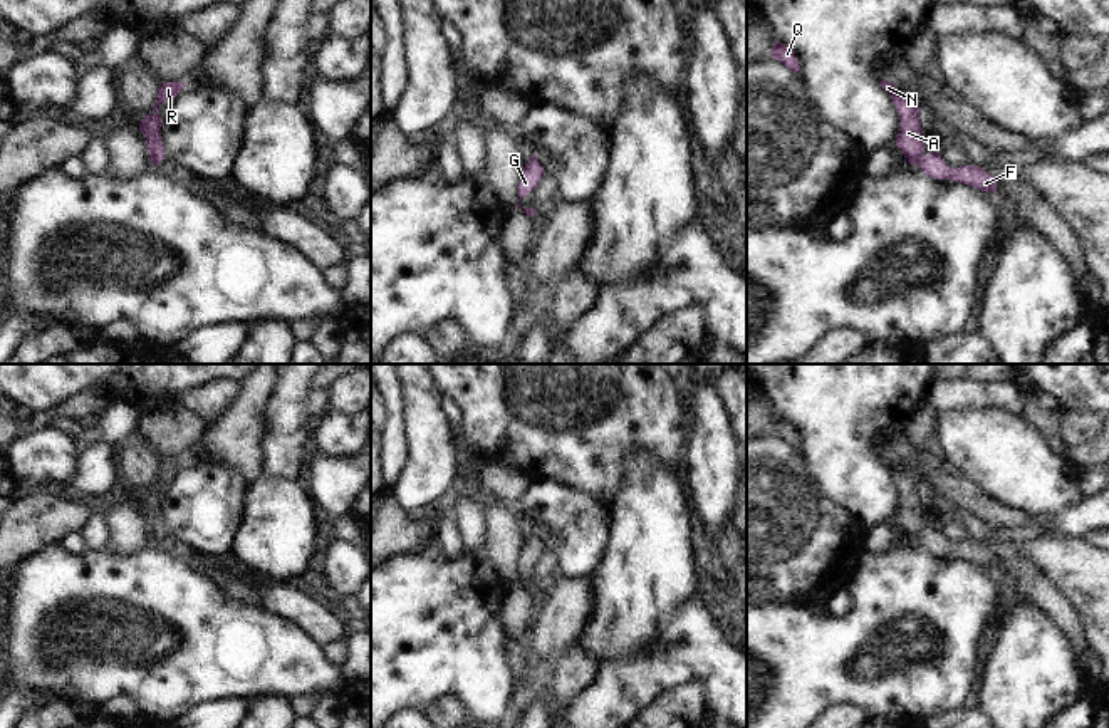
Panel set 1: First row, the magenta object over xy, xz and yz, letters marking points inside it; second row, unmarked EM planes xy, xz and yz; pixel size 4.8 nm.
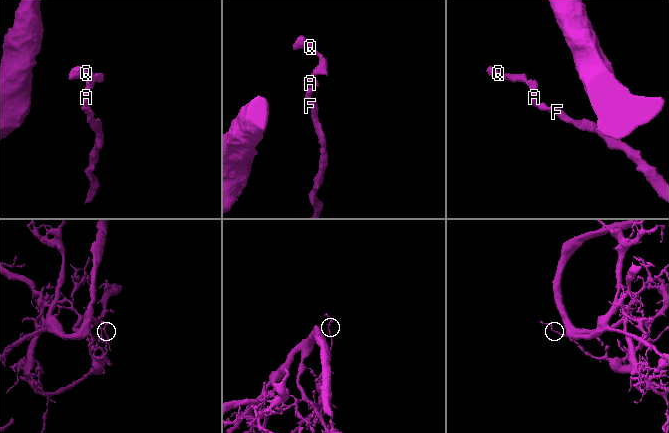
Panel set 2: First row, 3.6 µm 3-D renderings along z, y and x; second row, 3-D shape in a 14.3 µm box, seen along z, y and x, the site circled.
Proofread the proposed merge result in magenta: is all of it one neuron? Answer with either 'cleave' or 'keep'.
keep

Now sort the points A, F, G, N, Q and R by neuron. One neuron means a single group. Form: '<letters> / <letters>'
A F G N Q R

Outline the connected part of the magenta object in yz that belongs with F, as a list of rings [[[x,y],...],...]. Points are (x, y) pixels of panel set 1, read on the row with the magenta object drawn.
[[[884,79],[881,81],[881,87],[891,96],[901,119],[896,146],[901,149],[909,164],[919,166],[921,171],[933,179],[953,179],[956,183],[975,186],[985,193],[997,193],[995,176],[988,174],[980,166],[966,164],[950,168],[938,151],[926,156],[918,96],[899,94],[894,84]]]

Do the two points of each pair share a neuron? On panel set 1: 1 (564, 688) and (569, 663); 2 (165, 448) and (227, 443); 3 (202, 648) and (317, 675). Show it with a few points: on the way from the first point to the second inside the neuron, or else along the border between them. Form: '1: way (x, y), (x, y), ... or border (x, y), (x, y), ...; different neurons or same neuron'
1: way (567, 681), (569, 670); same neuron
2: border (205, 428), (193, 450); different neurons
3: way (230, 648), (269, 656), (284, 671), (289, 671); same neuron

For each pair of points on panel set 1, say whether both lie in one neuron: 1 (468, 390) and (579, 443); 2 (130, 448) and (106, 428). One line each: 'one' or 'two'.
1: one
2: two

